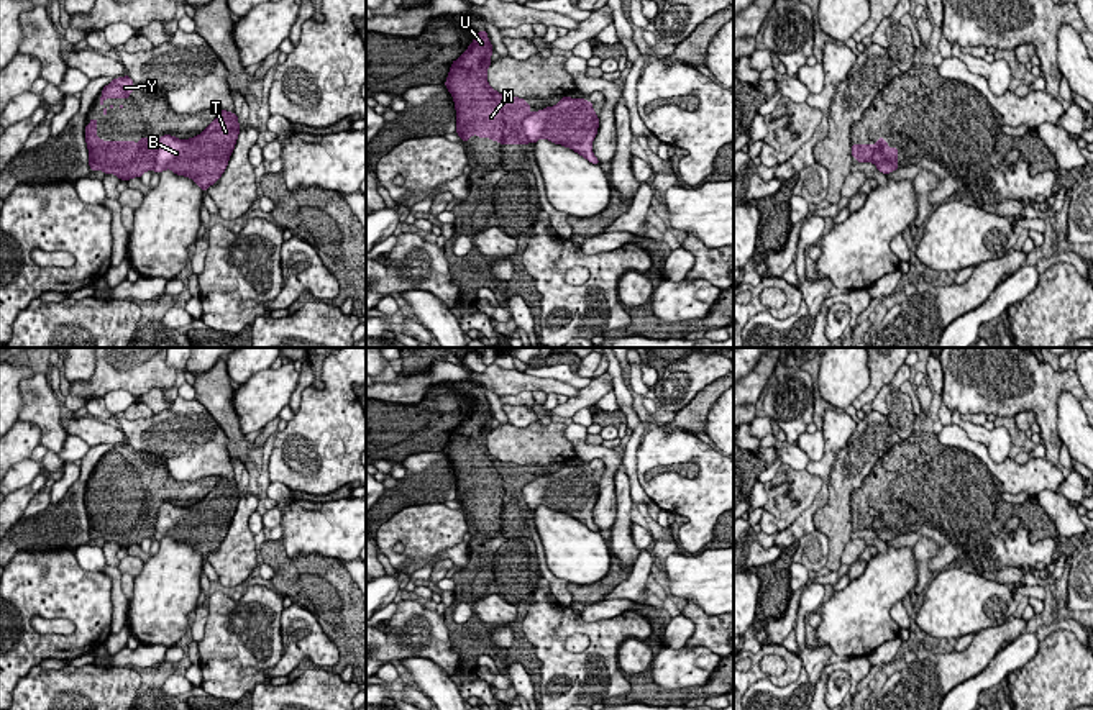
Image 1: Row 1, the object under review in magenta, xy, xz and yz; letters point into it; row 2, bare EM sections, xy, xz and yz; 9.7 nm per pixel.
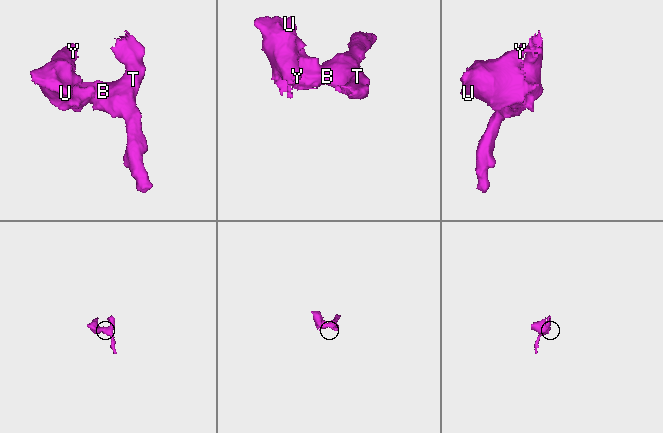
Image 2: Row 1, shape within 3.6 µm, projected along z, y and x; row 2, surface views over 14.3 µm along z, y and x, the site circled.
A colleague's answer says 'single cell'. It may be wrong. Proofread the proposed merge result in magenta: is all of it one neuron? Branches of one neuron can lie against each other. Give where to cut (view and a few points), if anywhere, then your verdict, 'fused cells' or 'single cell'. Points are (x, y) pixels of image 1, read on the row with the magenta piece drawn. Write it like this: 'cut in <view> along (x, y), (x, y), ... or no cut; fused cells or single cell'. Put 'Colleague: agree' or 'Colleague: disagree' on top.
Colleague: disagree
cut in yz along (872, 151), (878, 150), (896, 164); fused cells

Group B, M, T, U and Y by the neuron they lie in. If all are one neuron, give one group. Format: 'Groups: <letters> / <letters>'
Groups: B T / M U Y

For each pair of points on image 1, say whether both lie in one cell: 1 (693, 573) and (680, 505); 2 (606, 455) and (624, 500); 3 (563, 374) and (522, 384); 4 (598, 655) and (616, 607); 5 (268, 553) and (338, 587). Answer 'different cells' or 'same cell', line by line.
1: different cells
2: different cells
3: different cells
4: different cells
5: same cell

